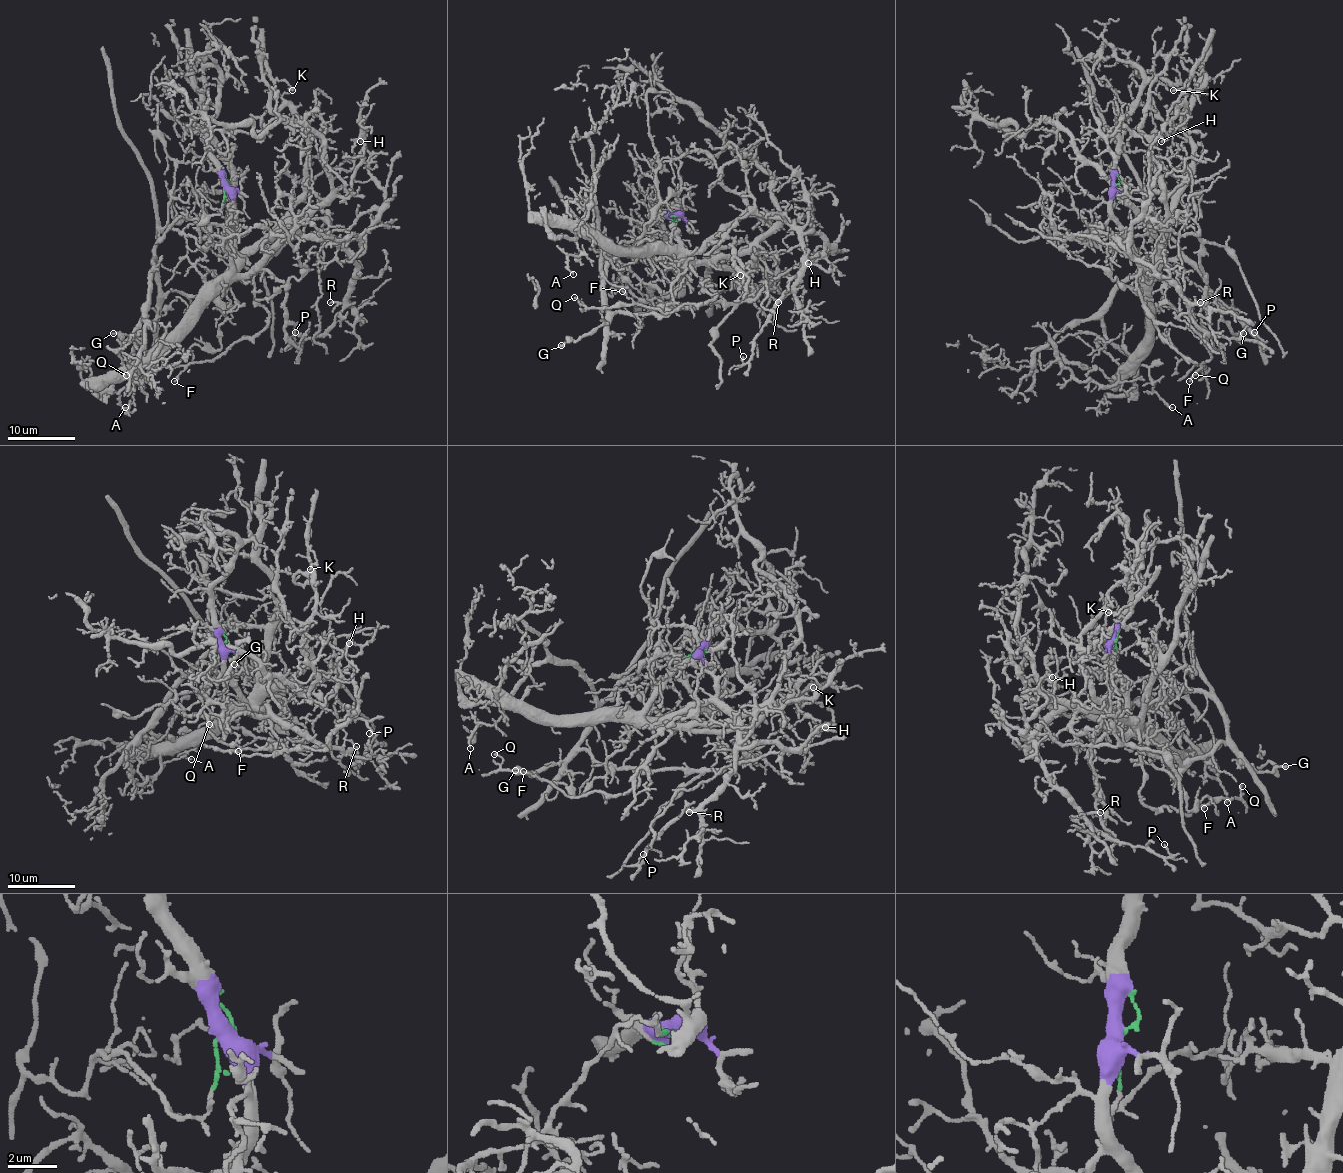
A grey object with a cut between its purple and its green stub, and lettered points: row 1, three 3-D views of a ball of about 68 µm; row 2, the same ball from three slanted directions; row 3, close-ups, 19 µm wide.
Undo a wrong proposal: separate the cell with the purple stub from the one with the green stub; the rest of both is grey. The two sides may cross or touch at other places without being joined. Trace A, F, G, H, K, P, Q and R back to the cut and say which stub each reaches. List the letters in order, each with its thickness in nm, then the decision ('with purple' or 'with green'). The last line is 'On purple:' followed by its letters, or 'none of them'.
A: 110 nm | with green
F: 130 nm | with purple
G: 180 nm | with green
H: 170 nm | with purple
K: 170 nm | with purple
P: 130 nm | with purple
Q: 120 nm | with purple
R: 160 nm | with purple
On purple: F, H, K, P, Q, R

